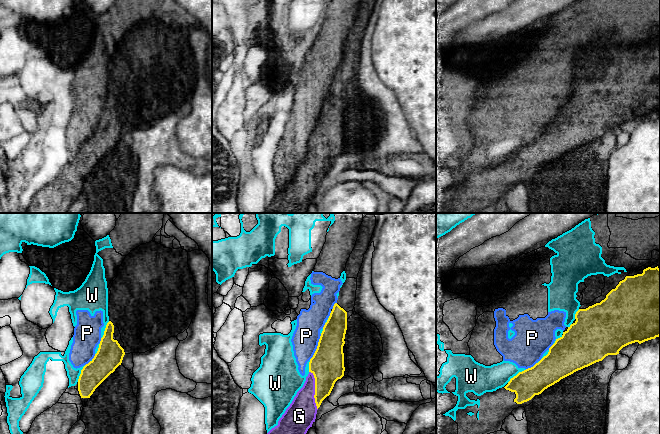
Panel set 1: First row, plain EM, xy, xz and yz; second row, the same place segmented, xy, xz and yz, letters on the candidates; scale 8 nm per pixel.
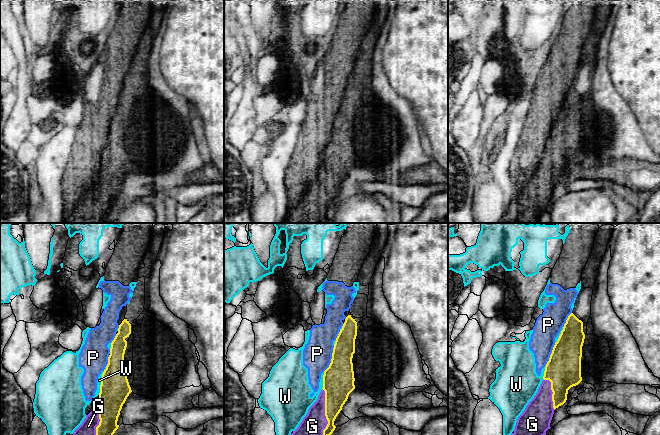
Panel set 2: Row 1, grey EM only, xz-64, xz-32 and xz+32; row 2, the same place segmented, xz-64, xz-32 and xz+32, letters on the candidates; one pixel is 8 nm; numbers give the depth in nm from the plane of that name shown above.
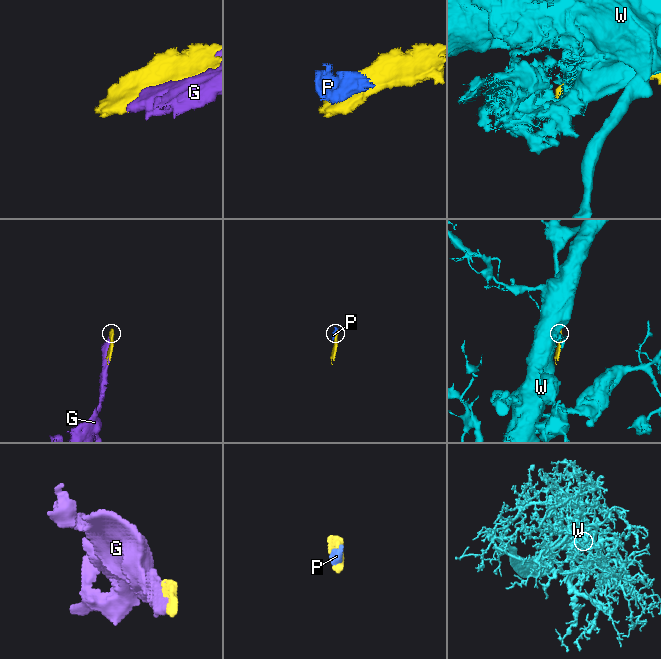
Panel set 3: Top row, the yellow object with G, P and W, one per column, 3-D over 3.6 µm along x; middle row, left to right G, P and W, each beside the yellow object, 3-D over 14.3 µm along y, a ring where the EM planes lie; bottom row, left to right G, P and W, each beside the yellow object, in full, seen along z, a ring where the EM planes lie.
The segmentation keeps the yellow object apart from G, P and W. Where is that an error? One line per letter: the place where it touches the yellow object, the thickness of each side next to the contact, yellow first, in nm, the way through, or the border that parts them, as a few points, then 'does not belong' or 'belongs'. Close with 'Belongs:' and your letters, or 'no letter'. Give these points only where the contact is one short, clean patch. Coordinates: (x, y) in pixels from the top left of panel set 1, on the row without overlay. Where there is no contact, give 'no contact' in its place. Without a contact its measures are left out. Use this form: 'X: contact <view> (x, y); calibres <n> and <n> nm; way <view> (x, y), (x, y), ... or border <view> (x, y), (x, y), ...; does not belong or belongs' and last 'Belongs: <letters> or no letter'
G: contact xz (315, 166); calibres 280 and 240 nm; belongs
P: contact xz (317, 123); calibres 280 and 220 nm; does not belong
W: contact yz (517, 150); calibres 220 and 200 nm; does not belong
Belongs: G

